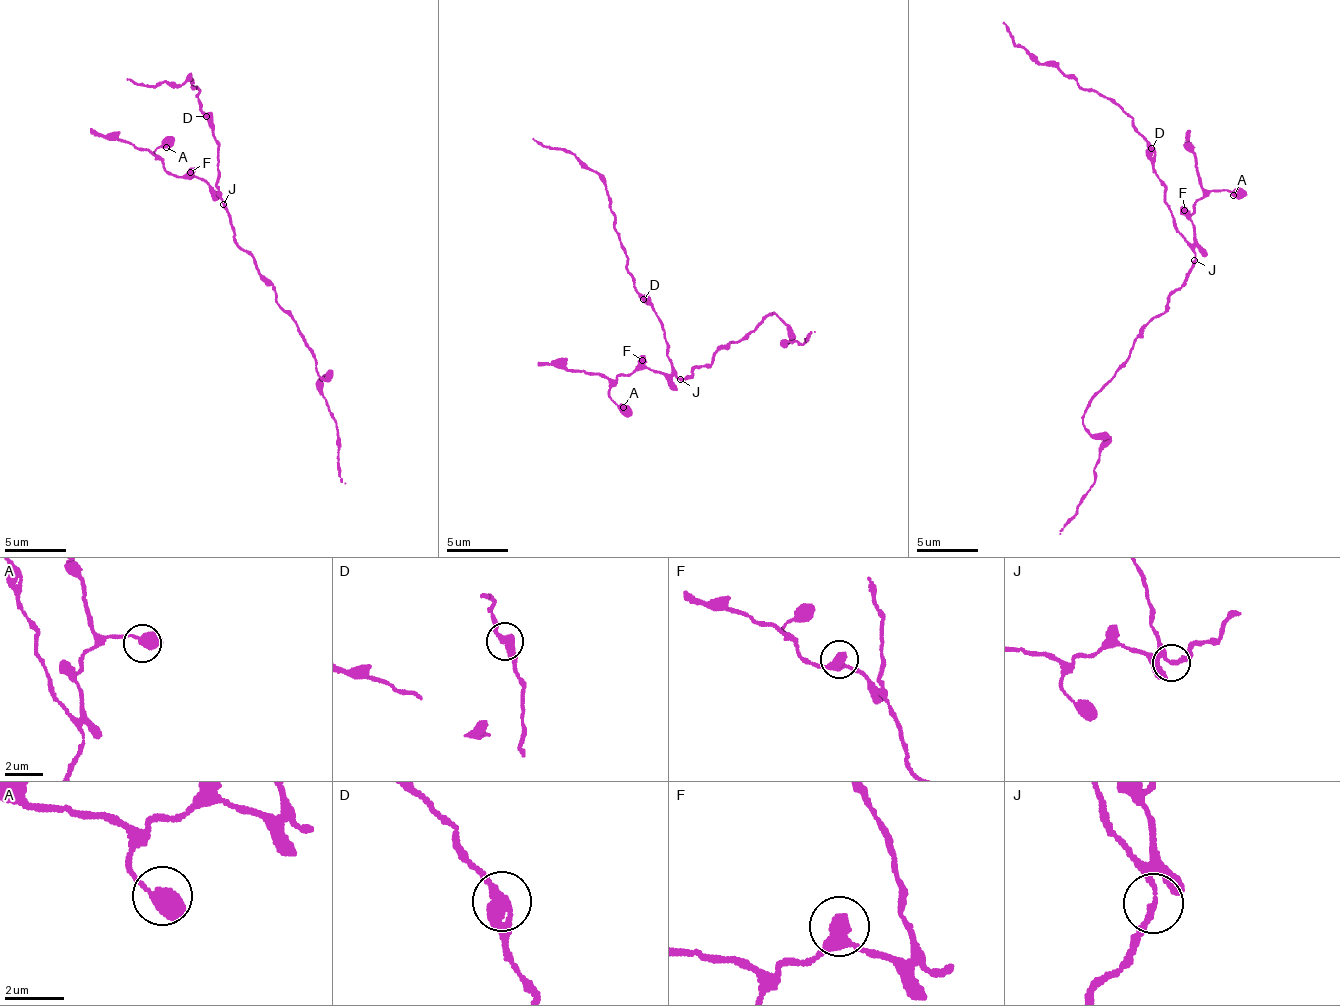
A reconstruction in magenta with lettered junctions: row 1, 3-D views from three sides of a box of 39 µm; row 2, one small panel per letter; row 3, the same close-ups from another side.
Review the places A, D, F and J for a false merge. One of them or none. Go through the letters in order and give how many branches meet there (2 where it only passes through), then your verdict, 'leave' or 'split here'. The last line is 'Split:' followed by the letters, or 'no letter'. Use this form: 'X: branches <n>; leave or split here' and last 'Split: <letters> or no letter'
A: branches 2; leave
D: branches 2; leave
F: branches 2; leave
J: branches 2; leave
Split: no letter

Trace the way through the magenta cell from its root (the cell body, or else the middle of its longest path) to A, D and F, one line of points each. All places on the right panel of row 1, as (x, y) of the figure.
A: (1192, 261), (1194, 254), (1189, 215), (1199, 200), (1210, 191), (1226, 191), (1233, 195)
D: (1192, 261), (1194, 254), (1172, 218), (1172, 209), (1166, 201), (1166, 184), (1153, 165), (1152, 149)
F: (1192, 261), (1194, 254), (1191, 218), (1184, 210)

